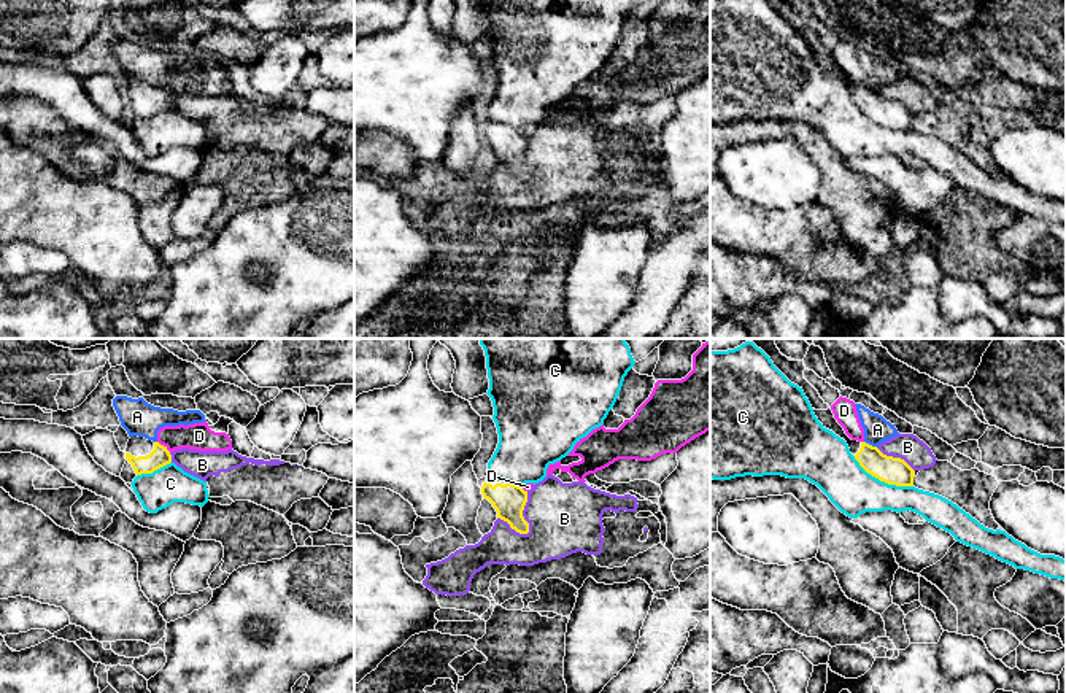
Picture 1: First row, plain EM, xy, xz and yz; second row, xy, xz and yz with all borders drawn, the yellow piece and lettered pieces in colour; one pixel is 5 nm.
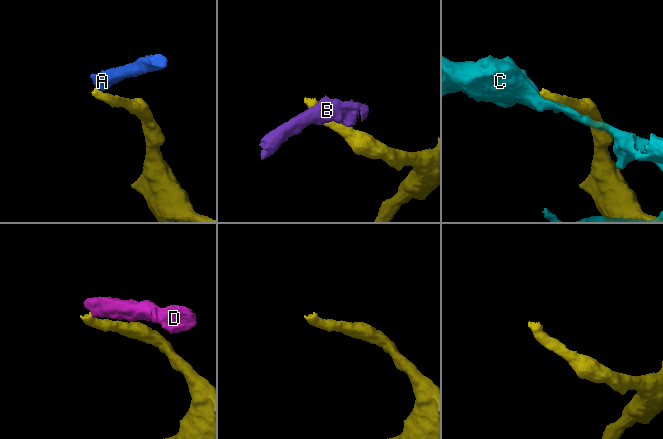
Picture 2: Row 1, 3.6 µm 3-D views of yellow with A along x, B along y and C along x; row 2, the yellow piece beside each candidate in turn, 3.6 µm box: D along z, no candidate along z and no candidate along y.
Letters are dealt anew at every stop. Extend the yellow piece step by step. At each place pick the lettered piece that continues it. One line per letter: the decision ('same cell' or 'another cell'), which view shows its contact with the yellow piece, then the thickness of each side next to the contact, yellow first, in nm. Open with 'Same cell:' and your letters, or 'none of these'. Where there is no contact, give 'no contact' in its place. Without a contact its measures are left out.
Same cell: none of these
A: another cell | yz | 140/140 nm
B: another cell | xz | 170/360 nm
C: another cell | yz | 140/240 nm
D: another cell | xy | 100/140 nm

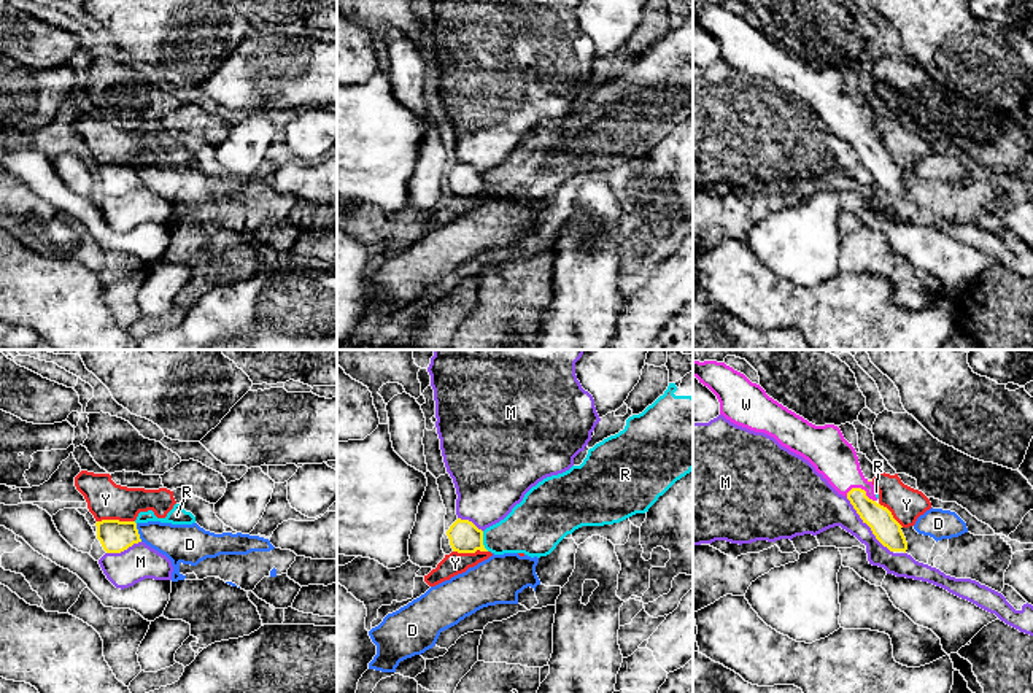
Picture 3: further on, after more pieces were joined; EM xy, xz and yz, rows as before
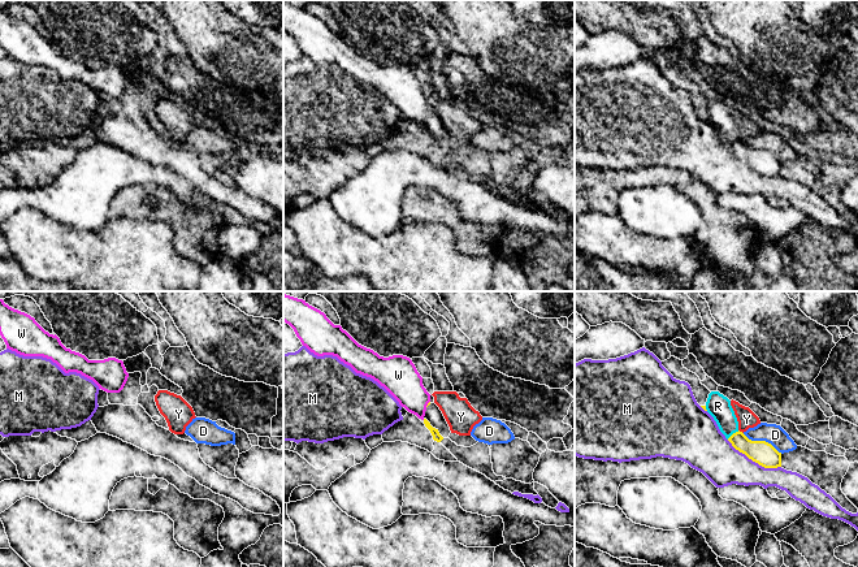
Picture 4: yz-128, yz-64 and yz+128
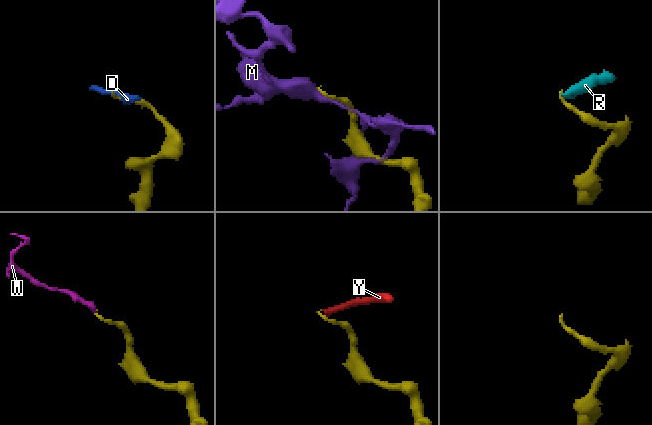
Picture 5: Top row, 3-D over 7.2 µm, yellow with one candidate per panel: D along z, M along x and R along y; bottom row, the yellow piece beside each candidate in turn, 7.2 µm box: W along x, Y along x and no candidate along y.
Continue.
Same cell: W
D: another cell | xy | 160/190 nm
M: another cell | yz | 140/220 nm
R: another cell | xz | 160/260 nm
W: same cell | yz | 140/220 nm
Y: another cell | xy | 160/190 nm

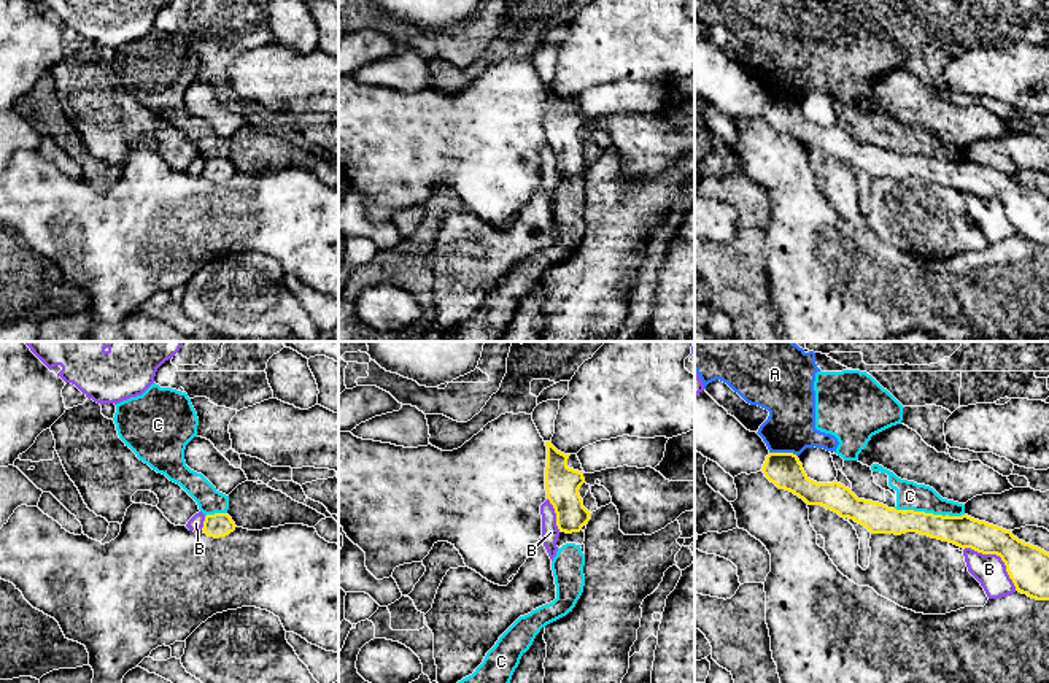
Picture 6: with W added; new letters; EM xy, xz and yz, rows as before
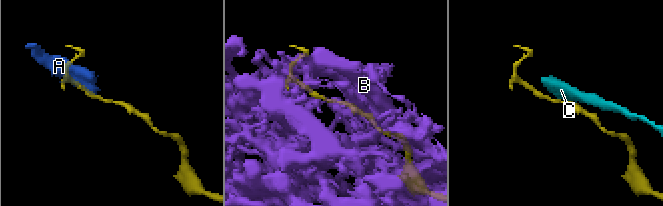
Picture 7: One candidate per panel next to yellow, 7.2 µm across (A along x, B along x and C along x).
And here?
Same cell: none of these
A: another cell | yz | 180/260 nm
B: another cell | yz | 220/160 nm
C: another cell | yz | 160/140 nm

